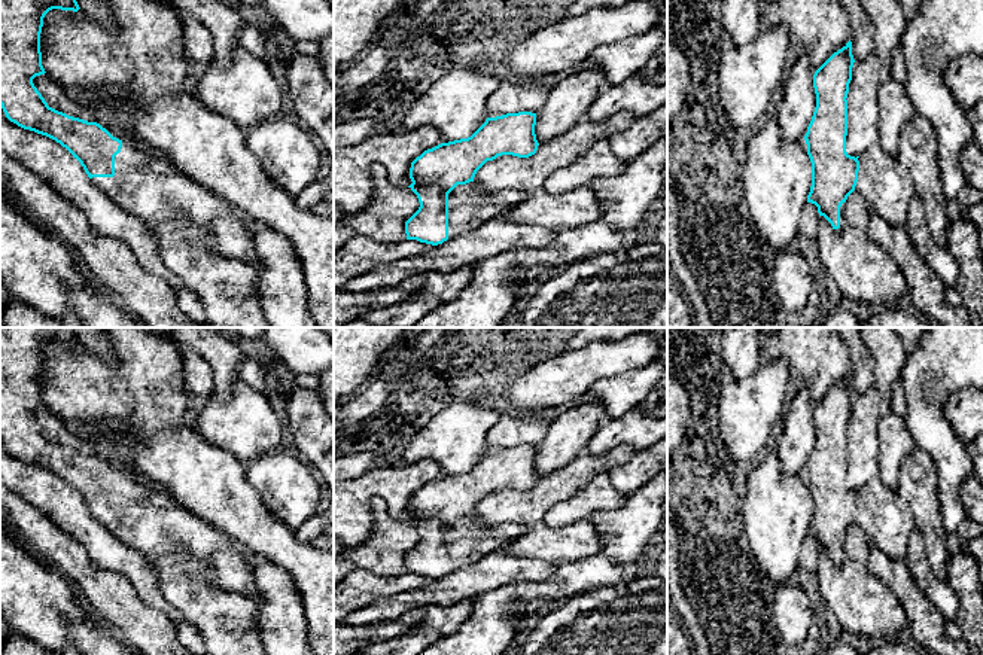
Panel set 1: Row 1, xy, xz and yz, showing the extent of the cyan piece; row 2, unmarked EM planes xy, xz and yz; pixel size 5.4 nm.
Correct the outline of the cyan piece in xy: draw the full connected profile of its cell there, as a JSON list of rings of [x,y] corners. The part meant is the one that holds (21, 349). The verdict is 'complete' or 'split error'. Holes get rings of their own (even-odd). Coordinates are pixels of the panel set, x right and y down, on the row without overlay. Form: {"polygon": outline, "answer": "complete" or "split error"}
{"polygon": [[[0,328],[0,439],[6,451],[18,460],[46,469],[66,481],[80,496],[92,517],[116,539],[140,552],[149,564],[170,555],[188,555],[210,567],[210,582],[214,587],[255,597],[258,590],[253,584],[252,566],[241,545],[182,506],[168,493],[156,493],[136,479],[124,476],[97,456],[73,451],[48,439],[33,412],[46,406],[42,399],[40,366],[43,351],[52,342],[77,345],[80,341],[73,328]]], "answer": "split error"}

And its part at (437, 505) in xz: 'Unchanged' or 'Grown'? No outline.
Grown

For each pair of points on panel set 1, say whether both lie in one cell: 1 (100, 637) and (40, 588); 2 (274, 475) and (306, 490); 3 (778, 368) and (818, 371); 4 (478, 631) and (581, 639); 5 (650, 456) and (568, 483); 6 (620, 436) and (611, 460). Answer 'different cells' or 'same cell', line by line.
1: same cell
2: same cell
3: different cells
4: different cells
5: different cells
6: different cells

